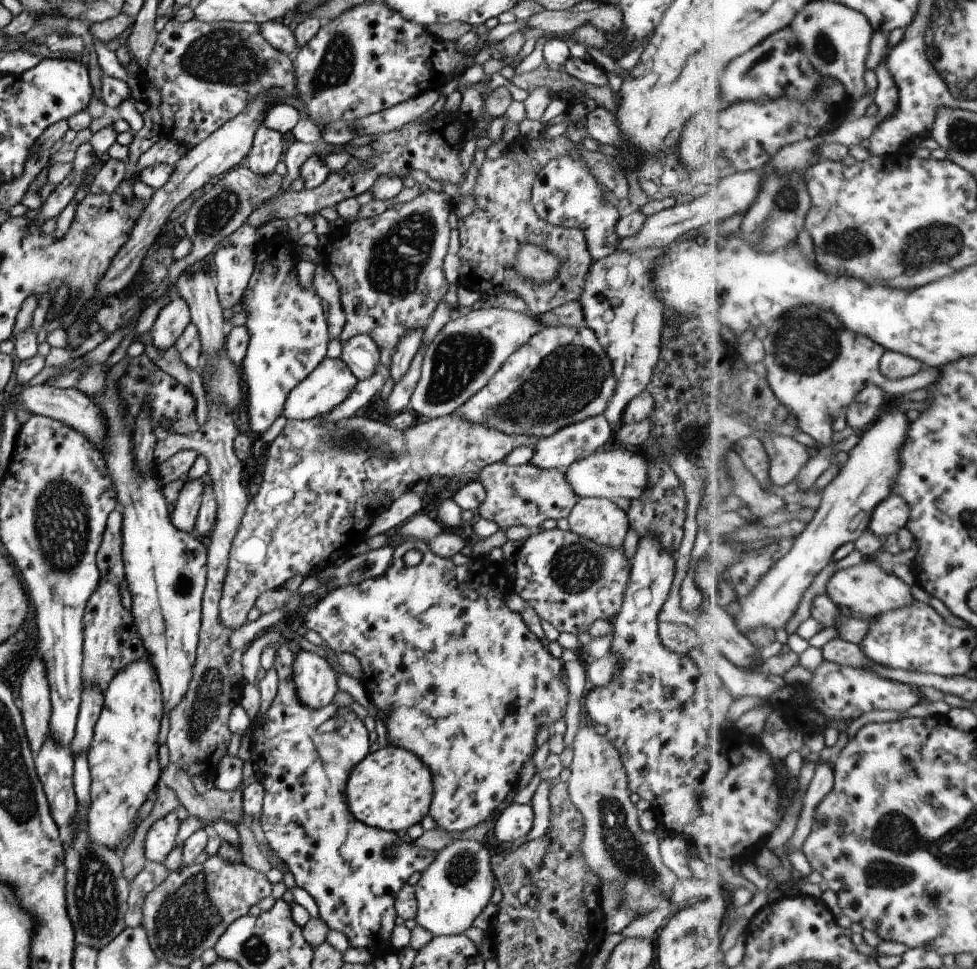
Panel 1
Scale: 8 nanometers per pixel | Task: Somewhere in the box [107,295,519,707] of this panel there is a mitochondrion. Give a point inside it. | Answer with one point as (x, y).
(461, 359)

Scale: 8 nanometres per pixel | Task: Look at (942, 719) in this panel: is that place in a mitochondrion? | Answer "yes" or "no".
no

